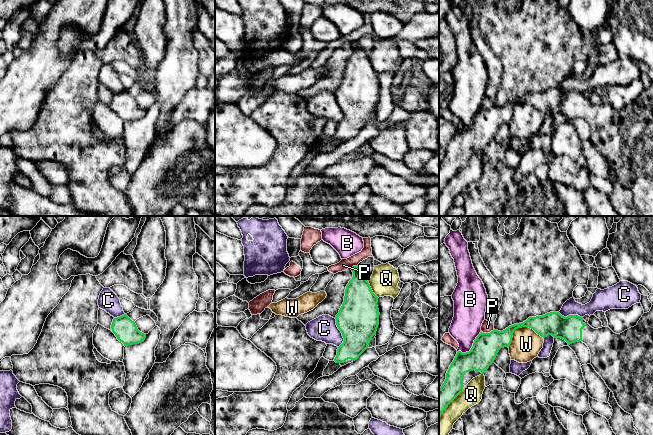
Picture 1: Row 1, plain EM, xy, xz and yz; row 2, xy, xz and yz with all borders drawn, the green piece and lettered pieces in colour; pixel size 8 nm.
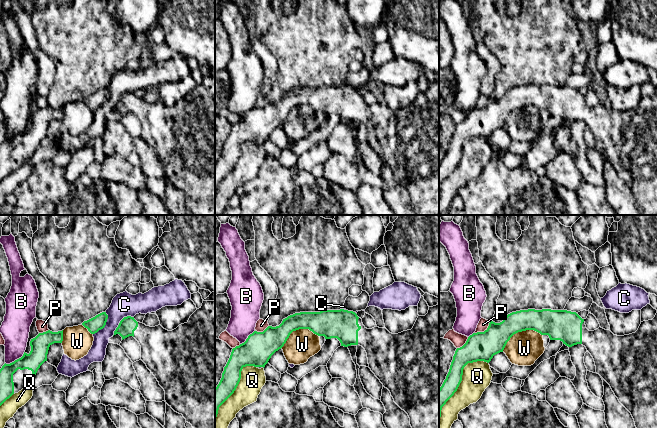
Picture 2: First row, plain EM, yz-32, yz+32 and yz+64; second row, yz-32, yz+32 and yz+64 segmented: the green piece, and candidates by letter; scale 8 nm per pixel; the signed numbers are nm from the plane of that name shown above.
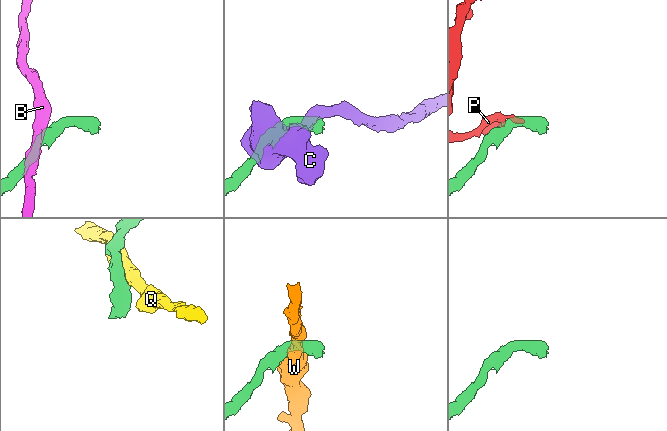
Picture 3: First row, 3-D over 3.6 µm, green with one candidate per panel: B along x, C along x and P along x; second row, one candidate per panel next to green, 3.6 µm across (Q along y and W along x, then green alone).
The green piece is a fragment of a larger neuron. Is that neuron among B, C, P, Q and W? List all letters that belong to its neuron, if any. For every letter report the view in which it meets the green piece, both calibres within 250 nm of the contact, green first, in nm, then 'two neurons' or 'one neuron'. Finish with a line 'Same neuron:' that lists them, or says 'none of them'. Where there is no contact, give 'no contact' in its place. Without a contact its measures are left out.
B: contact in yz; calibres 200 and 240 nm; two neurons
C: contact in xz; calibres 340 and 200 nm; two neurons
P: contact in yz; calibres 200 and 90 nm; two neurons
Q: contact in xz; calibres 340 and 220 nm; two neurons
W: contact in yz; calibres 180 and 240 nm; two neurons
Same neuron: none of them

